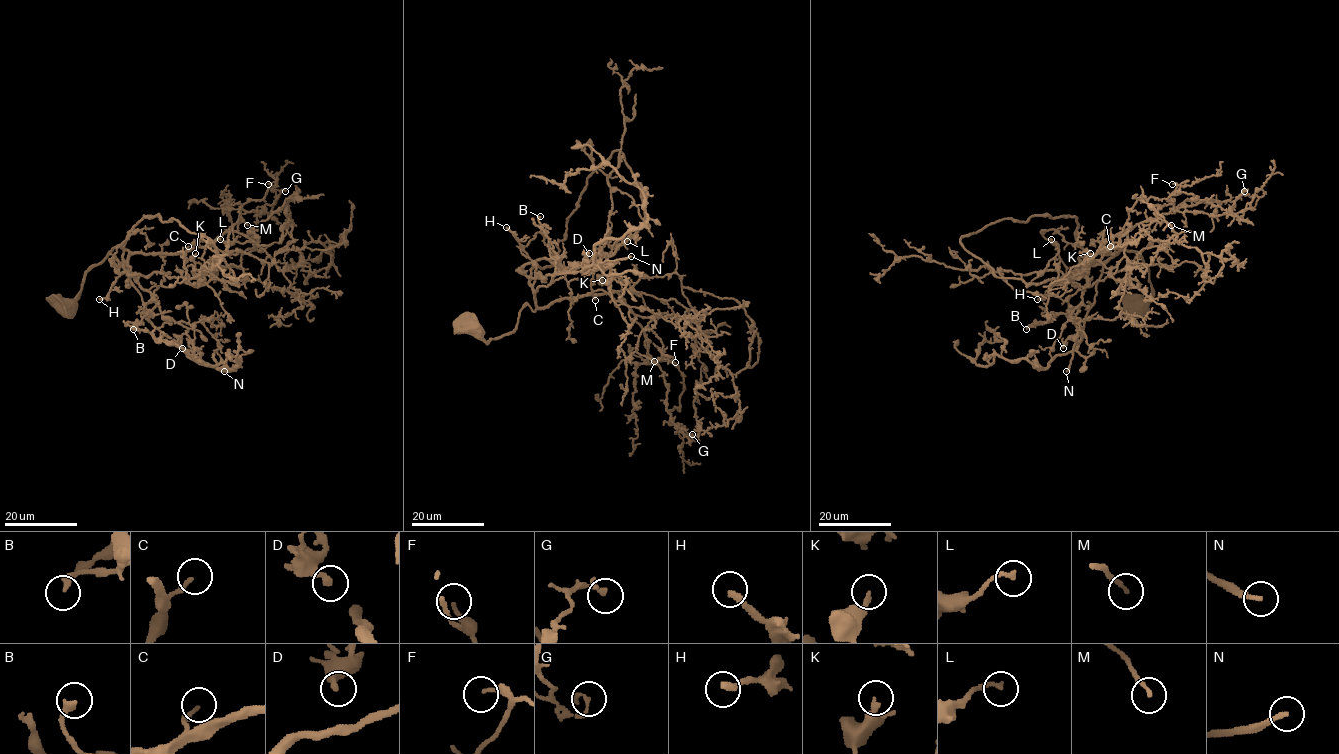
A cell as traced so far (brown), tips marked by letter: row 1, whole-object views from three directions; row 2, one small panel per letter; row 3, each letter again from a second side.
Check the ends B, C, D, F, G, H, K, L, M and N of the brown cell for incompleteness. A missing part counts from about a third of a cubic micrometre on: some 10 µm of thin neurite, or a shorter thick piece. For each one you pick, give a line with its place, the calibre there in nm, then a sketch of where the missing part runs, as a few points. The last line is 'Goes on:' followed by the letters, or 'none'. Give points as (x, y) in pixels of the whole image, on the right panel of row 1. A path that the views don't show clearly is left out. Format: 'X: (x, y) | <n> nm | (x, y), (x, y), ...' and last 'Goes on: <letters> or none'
C: (1110, 246) | 180 nm | (1110, 246), (1120, 234), (1138, 245), (1158, 247)
H: (1037, 299) | 260 nm
M: (1171, 225) | 180 nm
N: (1066, 371) | 200 nm
Goes on: C, H, M, N

